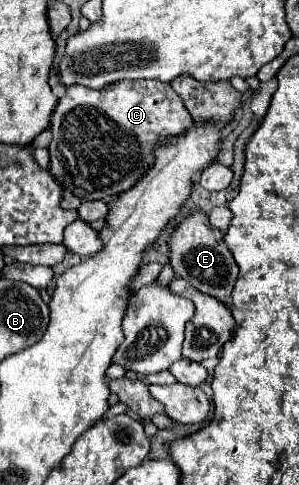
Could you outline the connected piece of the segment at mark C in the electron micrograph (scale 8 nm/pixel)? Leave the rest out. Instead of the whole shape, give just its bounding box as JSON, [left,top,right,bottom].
[50,80,192,200]

